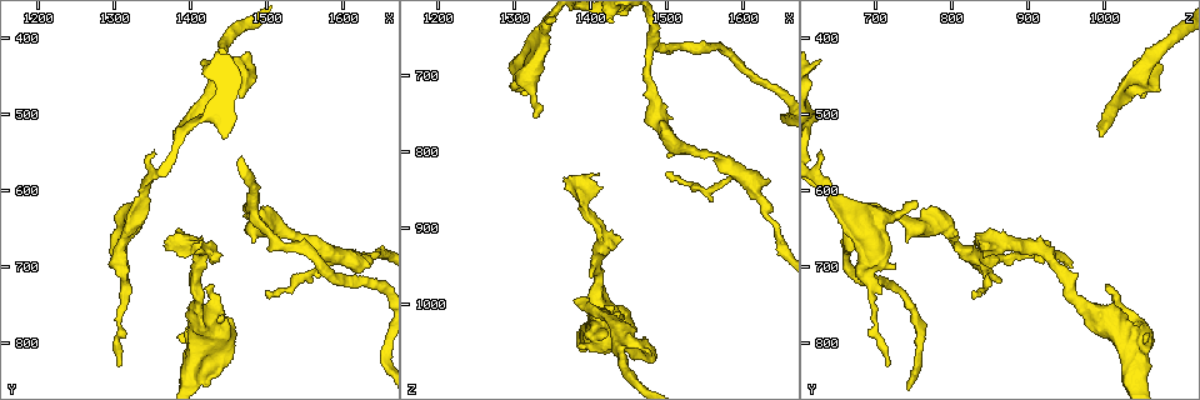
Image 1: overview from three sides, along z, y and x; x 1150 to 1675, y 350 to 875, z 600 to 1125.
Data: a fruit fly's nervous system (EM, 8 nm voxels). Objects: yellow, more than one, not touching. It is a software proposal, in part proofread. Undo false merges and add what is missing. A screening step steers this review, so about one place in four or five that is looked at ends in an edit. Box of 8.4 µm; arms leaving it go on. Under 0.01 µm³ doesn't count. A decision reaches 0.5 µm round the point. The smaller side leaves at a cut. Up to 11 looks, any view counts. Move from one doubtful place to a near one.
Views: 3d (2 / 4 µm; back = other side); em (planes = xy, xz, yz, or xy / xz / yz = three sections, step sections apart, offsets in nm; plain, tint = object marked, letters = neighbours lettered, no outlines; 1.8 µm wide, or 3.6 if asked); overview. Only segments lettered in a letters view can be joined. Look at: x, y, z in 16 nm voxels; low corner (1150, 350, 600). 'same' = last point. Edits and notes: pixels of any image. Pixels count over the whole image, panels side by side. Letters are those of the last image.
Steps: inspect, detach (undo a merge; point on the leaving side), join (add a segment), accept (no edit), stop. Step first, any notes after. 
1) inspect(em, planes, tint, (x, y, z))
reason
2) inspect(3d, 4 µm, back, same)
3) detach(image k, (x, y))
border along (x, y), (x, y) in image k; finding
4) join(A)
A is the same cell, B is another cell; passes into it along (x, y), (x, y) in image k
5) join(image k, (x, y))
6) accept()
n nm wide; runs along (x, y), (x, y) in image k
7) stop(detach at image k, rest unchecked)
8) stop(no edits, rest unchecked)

inspect(3d, 2 µm, (1455, 770, 1040))
thick end

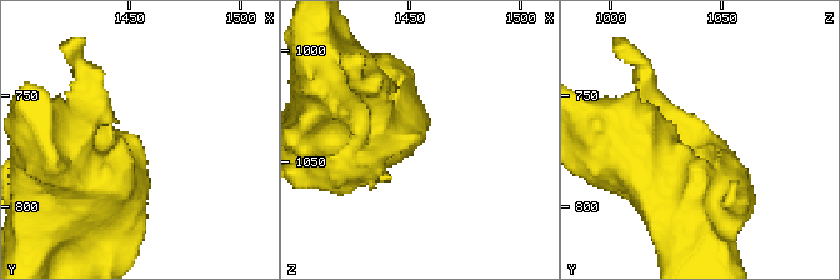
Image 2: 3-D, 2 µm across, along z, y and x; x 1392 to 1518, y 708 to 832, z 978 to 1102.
inspect(em, planes, plain, (1454, 768, 1041))
now the EM

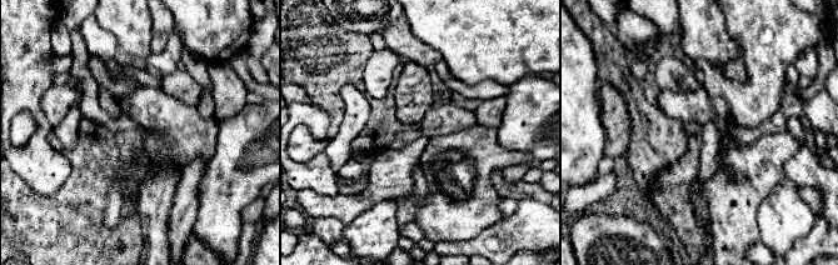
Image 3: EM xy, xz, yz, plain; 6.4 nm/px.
inspect(em, planes, letters, same)

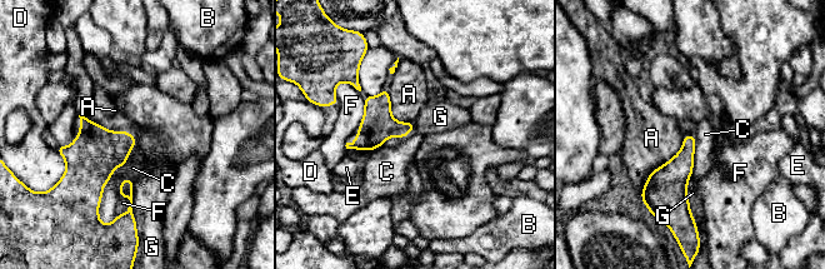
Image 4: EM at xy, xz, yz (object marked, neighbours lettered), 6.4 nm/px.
accept()
A, B, C, D, E, F and G are other cells; none of them fits

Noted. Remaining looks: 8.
inspect(3d, 4 µm, back, (1475, 415, 1065))
free end

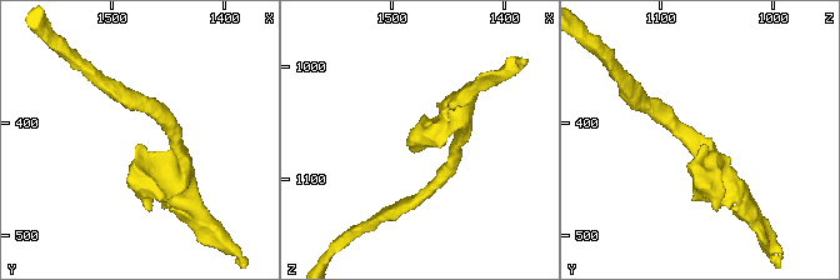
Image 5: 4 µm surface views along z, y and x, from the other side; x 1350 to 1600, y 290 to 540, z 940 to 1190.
inspect(em, yz, step 8, tint, (1474, 418, 1060))
shape alone is not enough

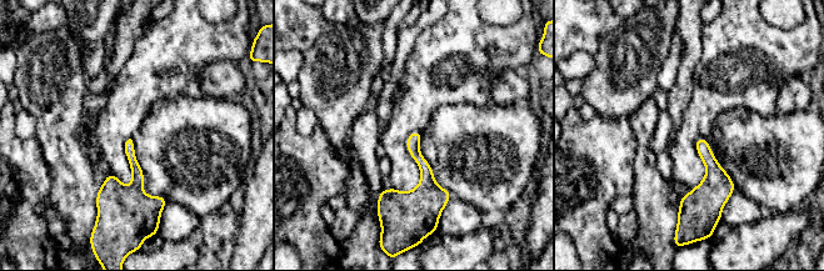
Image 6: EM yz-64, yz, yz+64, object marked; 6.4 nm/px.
inspect(em, planes, letters, same)

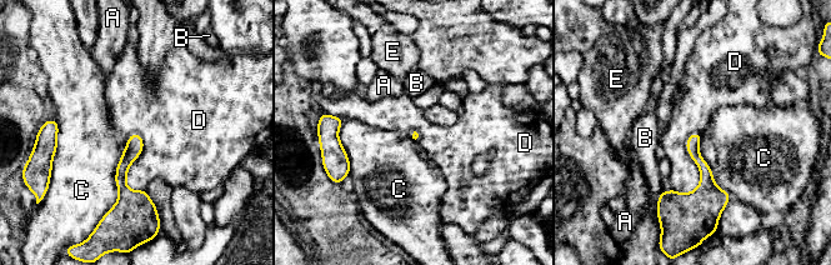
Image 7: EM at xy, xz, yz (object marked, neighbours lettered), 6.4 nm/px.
accept()
A, B, C, D and E are other cells; border along (699, 131), (700, 183), (677, 193) in image 7; no lettered segment goes on from it

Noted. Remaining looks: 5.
inspect(em, planes, plain, (1645, 685, 905))
thick turns thin

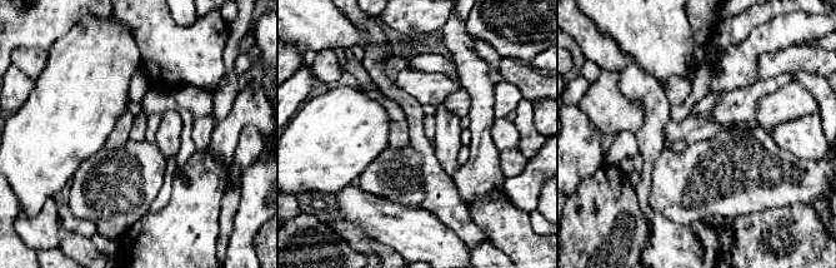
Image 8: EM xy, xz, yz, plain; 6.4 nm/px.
inspect(em, planes, letters, same)

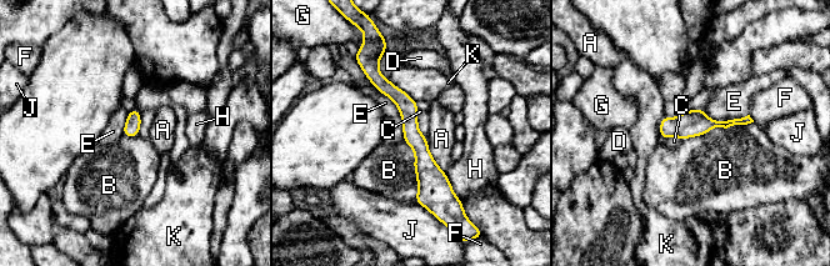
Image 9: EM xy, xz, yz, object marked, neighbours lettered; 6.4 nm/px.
accept()
B touches over 480 nm; A, B, C, D, E, F, G, H, J and K are other cells; border along (753, 121), (711, 128), (681, 140) in image 9; all the same neuron

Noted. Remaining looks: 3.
inspect(em, planes, letters, (1410, 670, 830))
an open end

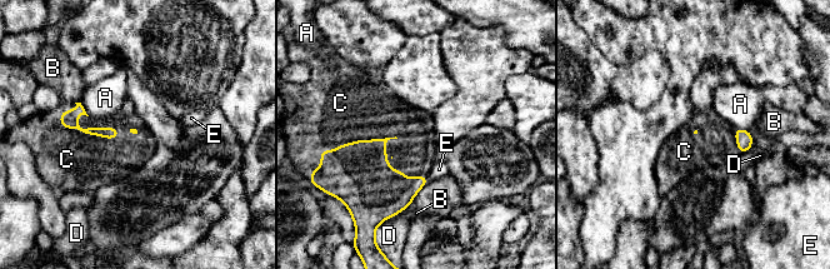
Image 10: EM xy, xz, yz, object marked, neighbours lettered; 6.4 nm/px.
join(C)
C is the same cell, A, B, D and E are other cells; passes into it along (68, 119), (84, 131), (66, 159) in image 10; the neuron continues

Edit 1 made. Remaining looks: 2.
stop(join at image 10, rest unchecked)

